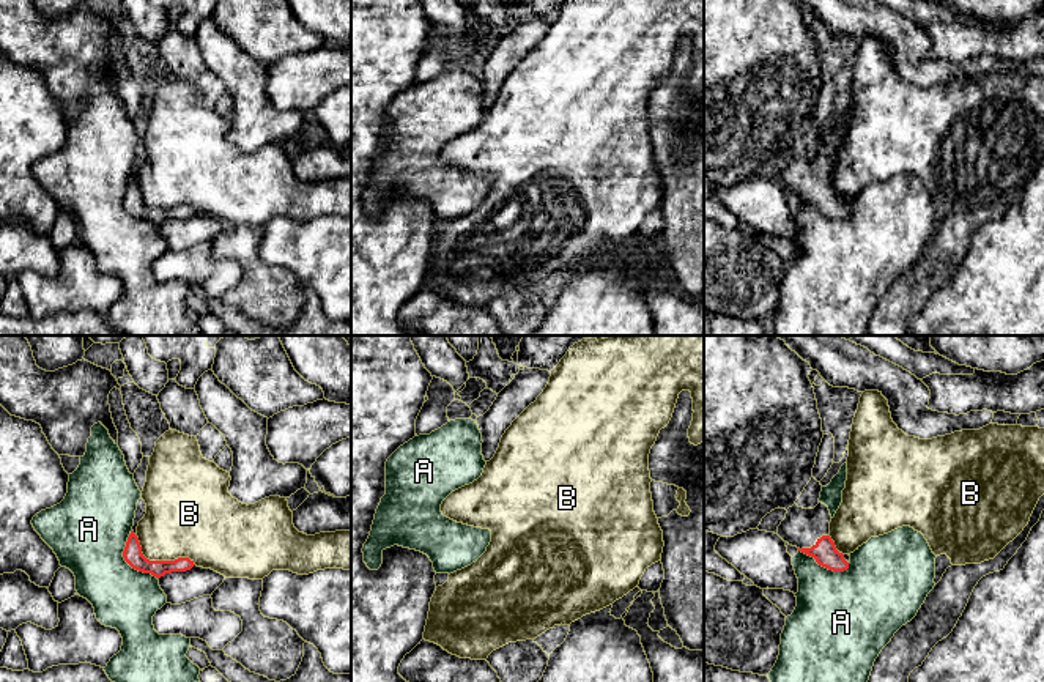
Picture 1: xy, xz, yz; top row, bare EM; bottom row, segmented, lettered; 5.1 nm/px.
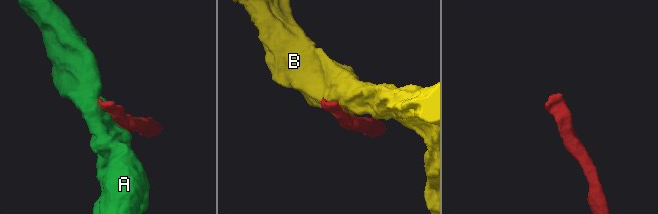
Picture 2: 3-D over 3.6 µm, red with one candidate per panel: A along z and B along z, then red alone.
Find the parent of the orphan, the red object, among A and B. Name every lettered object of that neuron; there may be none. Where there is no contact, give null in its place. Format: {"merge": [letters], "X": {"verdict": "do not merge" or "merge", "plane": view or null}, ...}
{"merge": [], "A": {"verdict": "do not merge", "plane": "xy"}, "B": {"verdict": "do not merge", "plane": "xy"}}

